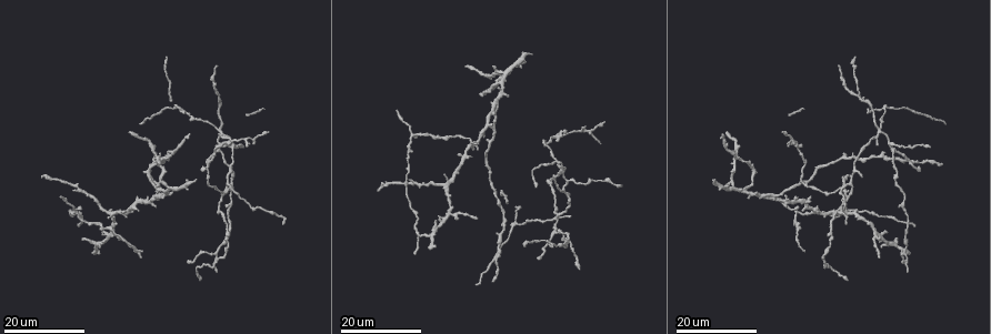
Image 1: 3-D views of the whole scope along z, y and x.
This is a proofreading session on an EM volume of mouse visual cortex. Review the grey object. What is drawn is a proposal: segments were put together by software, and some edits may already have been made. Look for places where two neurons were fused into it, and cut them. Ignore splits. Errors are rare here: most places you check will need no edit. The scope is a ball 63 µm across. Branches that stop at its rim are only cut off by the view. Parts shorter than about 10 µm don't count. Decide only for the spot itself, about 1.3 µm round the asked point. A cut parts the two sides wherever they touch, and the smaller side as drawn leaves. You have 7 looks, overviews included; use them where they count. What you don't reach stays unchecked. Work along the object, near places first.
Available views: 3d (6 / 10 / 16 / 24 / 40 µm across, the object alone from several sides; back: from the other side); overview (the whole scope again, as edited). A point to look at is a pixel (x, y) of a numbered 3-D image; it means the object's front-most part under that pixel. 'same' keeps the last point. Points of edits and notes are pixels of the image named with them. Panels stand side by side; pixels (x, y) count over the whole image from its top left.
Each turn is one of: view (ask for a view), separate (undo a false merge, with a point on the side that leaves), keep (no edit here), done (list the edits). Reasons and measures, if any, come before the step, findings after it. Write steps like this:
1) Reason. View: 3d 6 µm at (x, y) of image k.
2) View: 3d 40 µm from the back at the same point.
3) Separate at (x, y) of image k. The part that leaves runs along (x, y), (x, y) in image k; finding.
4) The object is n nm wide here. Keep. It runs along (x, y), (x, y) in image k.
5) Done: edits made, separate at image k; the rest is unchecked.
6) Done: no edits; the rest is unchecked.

Looks like a crossing. View: 3d 24 µm at (219, 133) of image 1.

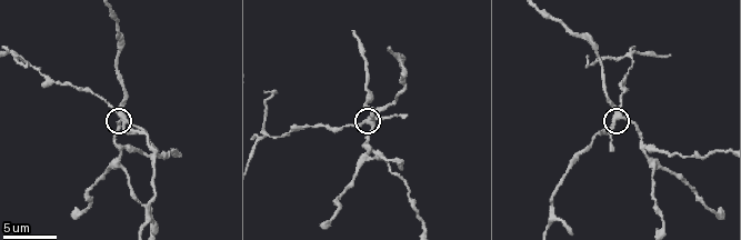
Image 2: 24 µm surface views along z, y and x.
View: 3d 10 µm at (617, 114) of image 2.

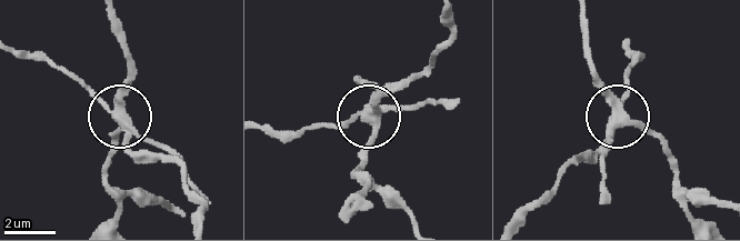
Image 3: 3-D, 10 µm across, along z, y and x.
5 arms meet here. Separate at (96, 96) of image 3. The part that leaves runs along (118, 119), (62, 72), (18, 56) in image 3; a second neuron is stuck on.

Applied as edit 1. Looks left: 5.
View: overview.

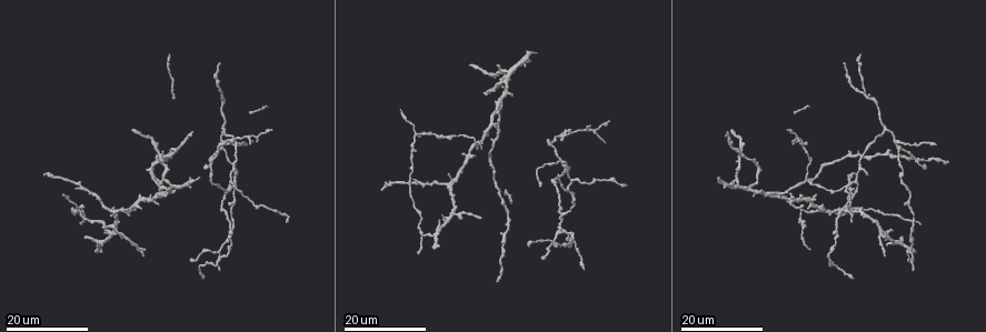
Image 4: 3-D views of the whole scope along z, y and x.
Thin arm on a thick one. View: 3d 16 µm at (222, 150) of image 4.

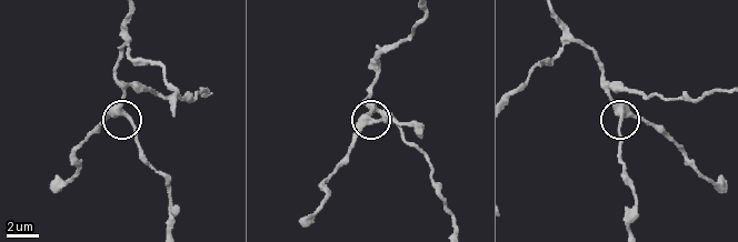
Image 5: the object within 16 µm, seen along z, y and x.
View: 3d 10 µm at (619, 111) of image 5.

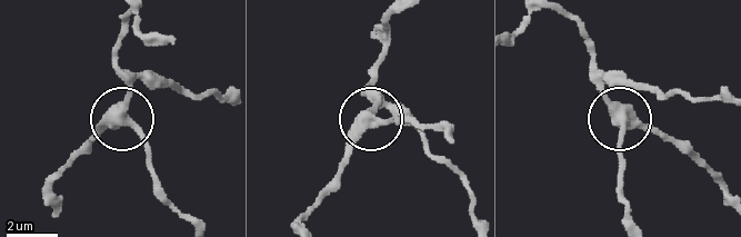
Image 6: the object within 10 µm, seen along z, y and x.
Keep. All the same neuron.

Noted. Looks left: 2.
View: 3d 16 µm at (449, 186) of image 4.

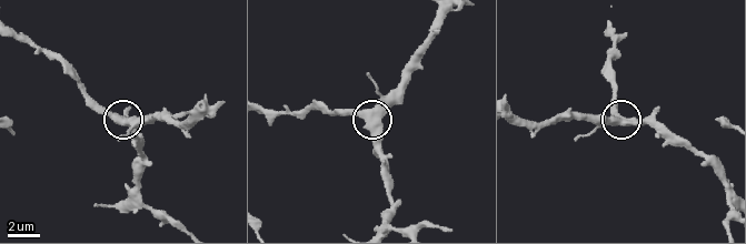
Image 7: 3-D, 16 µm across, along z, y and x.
View: 3d 6 µm at (118, 121) of image 7.

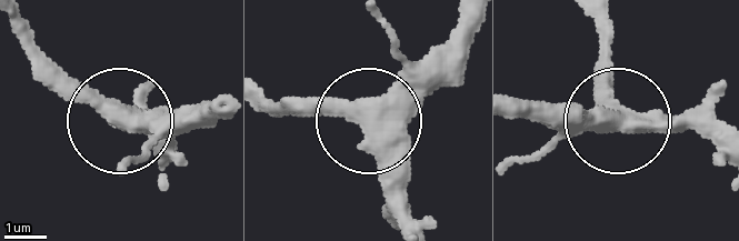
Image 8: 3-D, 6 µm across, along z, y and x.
Keep. It runs along (472, 17), (370, 120), (267, 112) in image 8; all the same neuron.

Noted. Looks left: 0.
Done: edits made, separate at image 3; the rest is unchecked.

